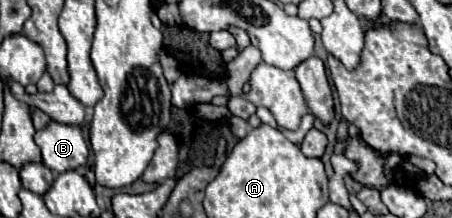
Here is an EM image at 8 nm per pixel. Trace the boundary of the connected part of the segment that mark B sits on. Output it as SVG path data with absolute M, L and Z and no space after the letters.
M48 121L48 125L34 135L34 141L42 151L44 165L56 173L78 169L88 159L88 145L80 127Z

